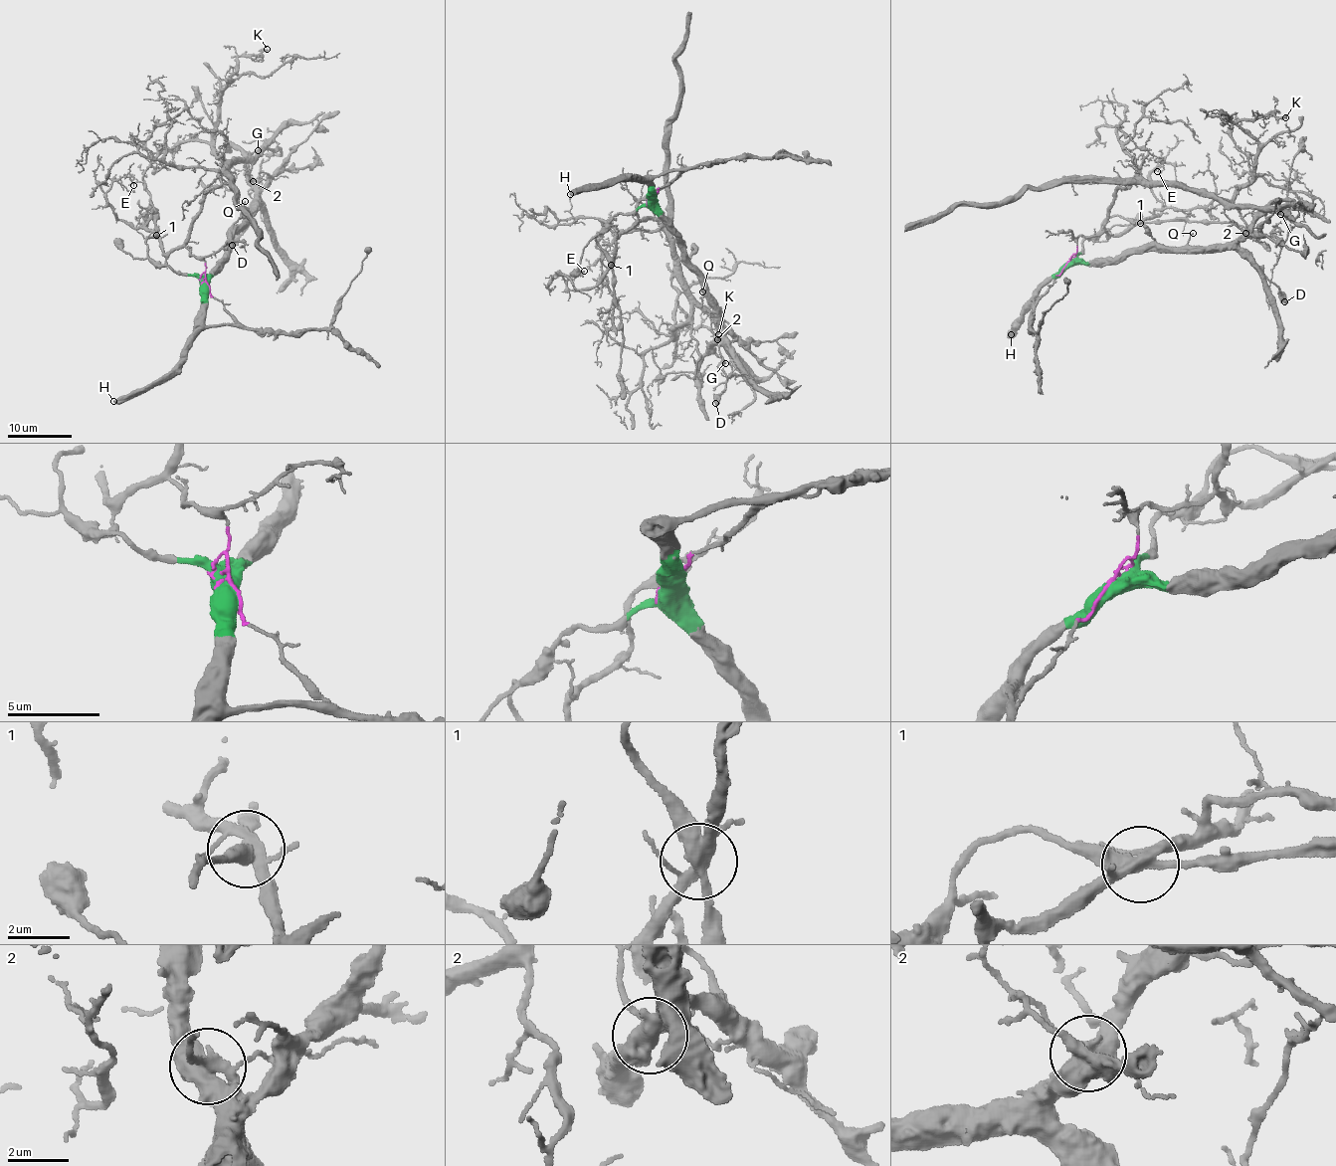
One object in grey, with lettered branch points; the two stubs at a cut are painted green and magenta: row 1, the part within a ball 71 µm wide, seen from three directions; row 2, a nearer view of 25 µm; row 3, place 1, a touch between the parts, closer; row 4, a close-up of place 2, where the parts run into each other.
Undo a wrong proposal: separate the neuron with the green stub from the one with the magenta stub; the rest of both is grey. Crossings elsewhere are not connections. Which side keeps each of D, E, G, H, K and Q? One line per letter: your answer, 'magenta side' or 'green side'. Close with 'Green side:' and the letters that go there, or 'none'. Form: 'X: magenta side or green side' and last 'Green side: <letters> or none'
D: green side
E: magenta side
G: green side
H: green side
K: magenta side
Q: green side
Green side: D, G, H, Q

